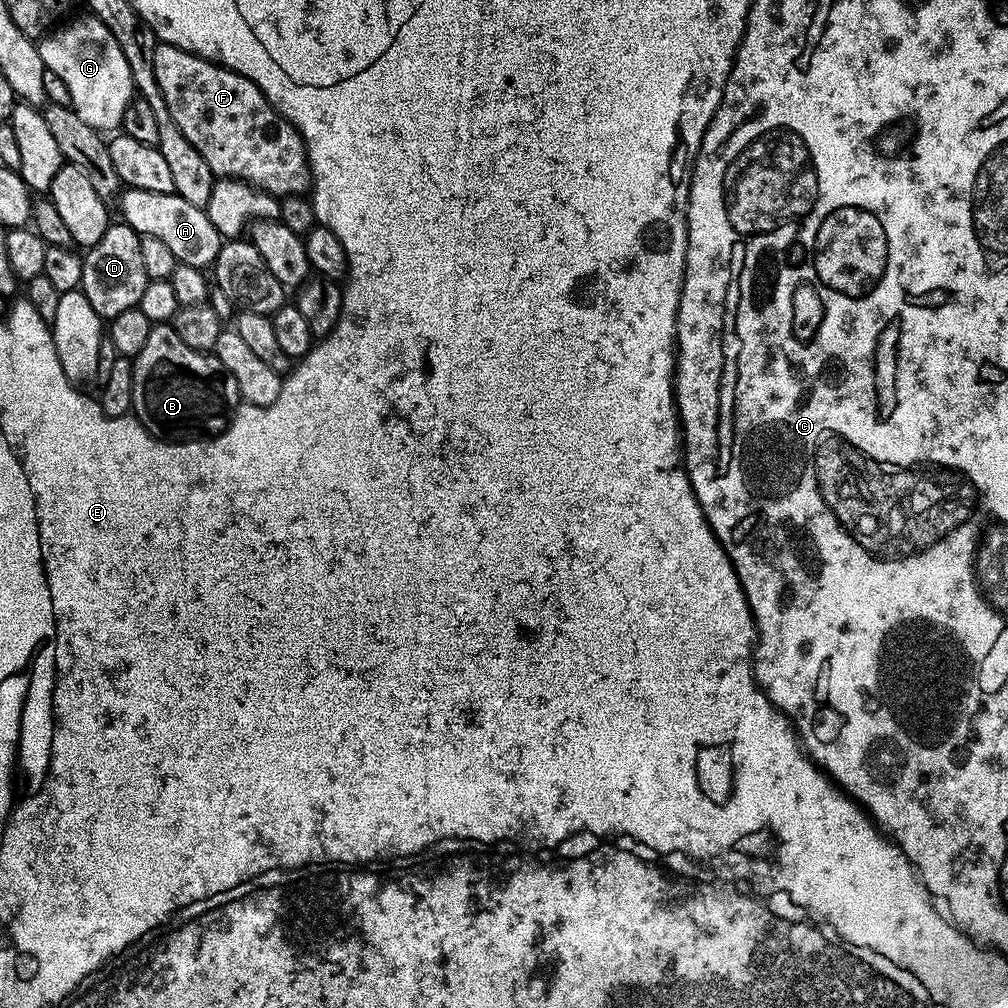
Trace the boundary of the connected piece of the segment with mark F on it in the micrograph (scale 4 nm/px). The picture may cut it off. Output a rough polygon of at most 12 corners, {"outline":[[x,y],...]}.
{"outline":[[163,42],[154,78],[213,176],[304,196],[304,137],[254,82]]}

